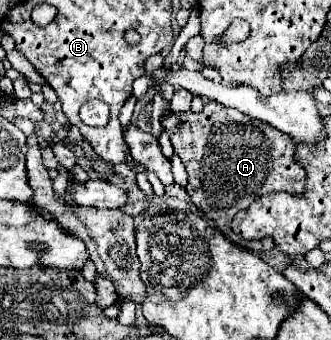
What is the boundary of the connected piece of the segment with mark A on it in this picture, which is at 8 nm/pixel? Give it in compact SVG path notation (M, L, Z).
M216 101L206 103L202 113L170 113L162 121L162 127L168 131L174 151L186 165L186 191L190 195L190 201L204 213L204 217L210 219L236 245L242 245L252 252L274 248L274 242L270 237L259 240L236 237L230 223L240 209L250 207L252 201L260 199L266 193L300 193L304 189L306 173L294 161L296 143L292 141L292 137Z

